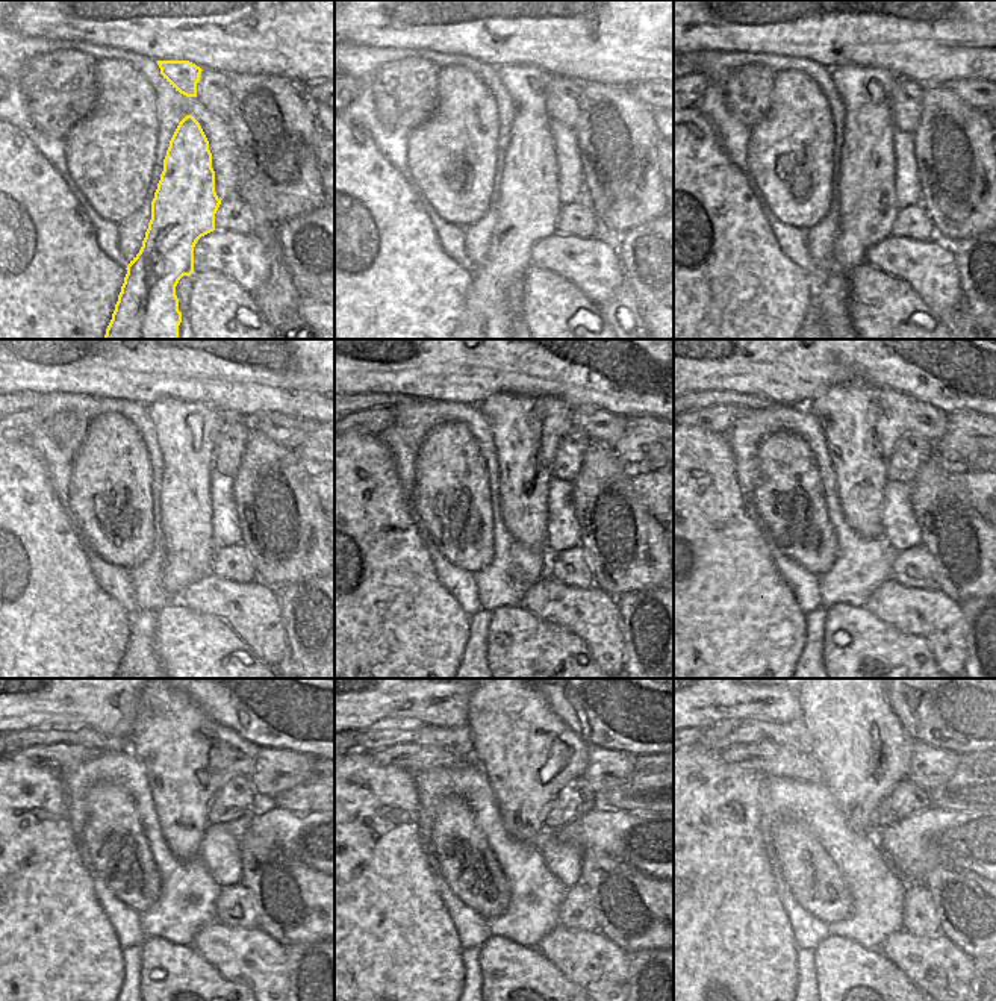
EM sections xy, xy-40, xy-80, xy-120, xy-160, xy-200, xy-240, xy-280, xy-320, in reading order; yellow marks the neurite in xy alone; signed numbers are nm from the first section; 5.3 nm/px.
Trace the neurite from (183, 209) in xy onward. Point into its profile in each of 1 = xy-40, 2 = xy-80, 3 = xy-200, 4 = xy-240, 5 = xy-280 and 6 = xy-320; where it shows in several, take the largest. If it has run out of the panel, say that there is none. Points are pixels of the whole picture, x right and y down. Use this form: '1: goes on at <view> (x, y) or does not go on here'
1: goes on at xy-40 (527, 205)
2: goes on at xy-80 (868, 208)
3: goes on at xy-200 (862, 424)
4: goes on at xy-240 (188, 757)
5: goes on at xy-280 (527, 753)
6: goes on at xy-320 (863, 751)

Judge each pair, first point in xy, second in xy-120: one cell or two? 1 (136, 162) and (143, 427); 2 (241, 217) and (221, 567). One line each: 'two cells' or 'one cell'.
1: two cells
2: one cell

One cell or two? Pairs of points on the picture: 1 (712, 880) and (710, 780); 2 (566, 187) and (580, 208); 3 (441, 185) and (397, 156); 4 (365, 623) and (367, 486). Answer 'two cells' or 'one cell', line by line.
1: one cell
2: two cells
3: two cells
4: one cell

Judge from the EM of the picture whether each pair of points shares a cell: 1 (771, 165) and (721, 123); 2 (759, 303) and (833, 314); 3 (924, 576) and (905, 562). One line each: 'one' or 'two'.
1: two
2: two
3: one

